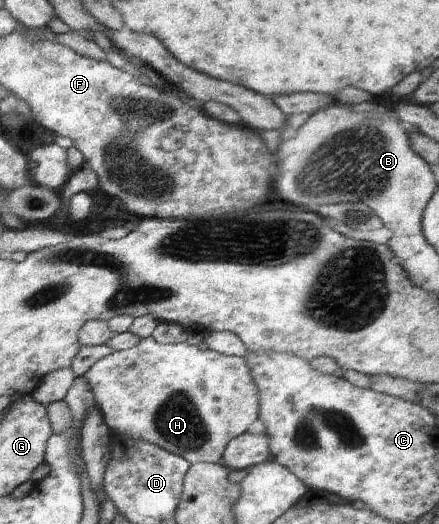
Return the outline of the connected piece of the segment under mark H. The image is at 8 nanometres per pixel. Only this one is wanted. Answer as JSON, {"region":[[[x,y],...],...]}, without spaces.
{"region":[[[149,336],[142,338],[137,345],[126,350],[116,350],[115,353],[98,360],[83,377],[89,382],[94,395],[95,405],[102,413],[105,423],[109,426],[113,434],[126,436],[131,440],[141,440],[159,446],[169,453],[178,455],[186,459],[190,464],[195,462],[209,462],[210,464],[221,463],[225,446],[234,437],[245,433],[253,424],[259,424],[258,414],[258,391],[254,384],[249,366],[244,357],[228,356],[213,351],[212,349],[200,349],[198,345],[189,341],[177,342],[176,344],[160,344]]]}

